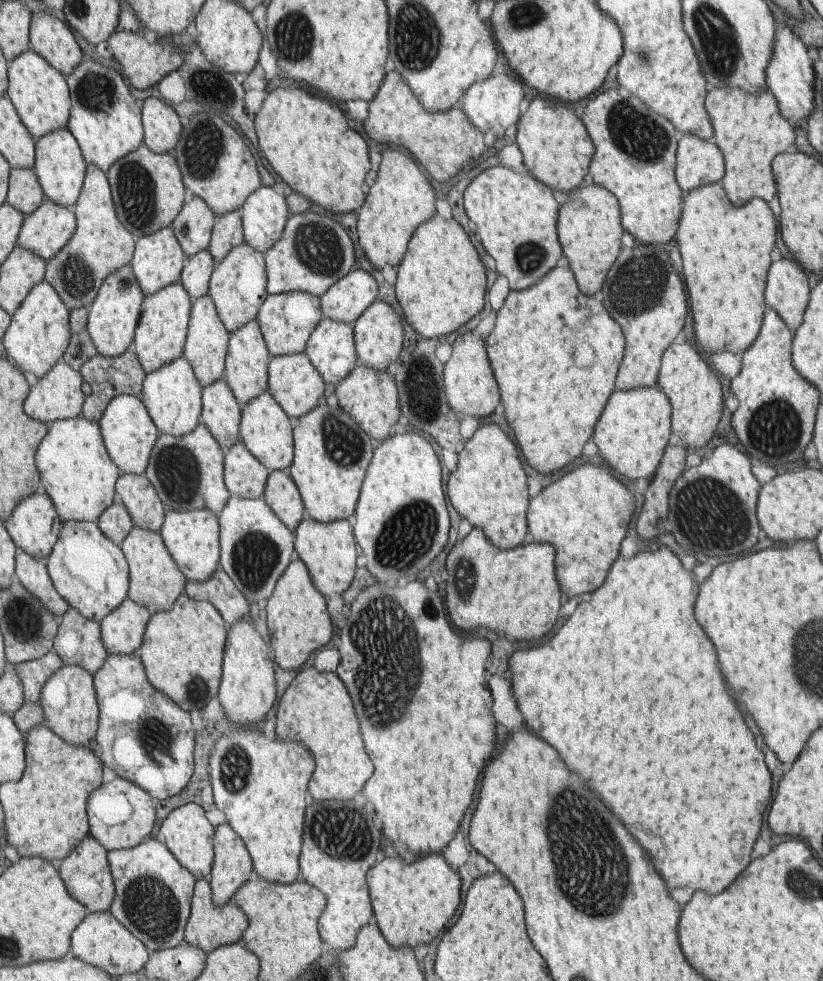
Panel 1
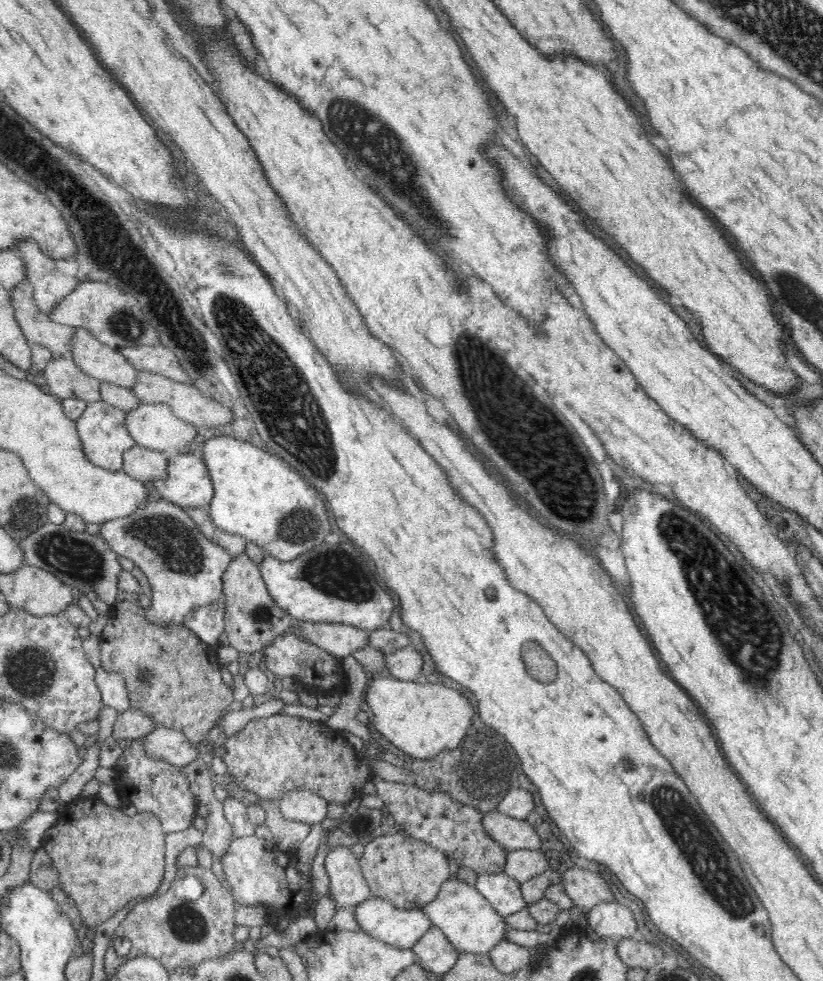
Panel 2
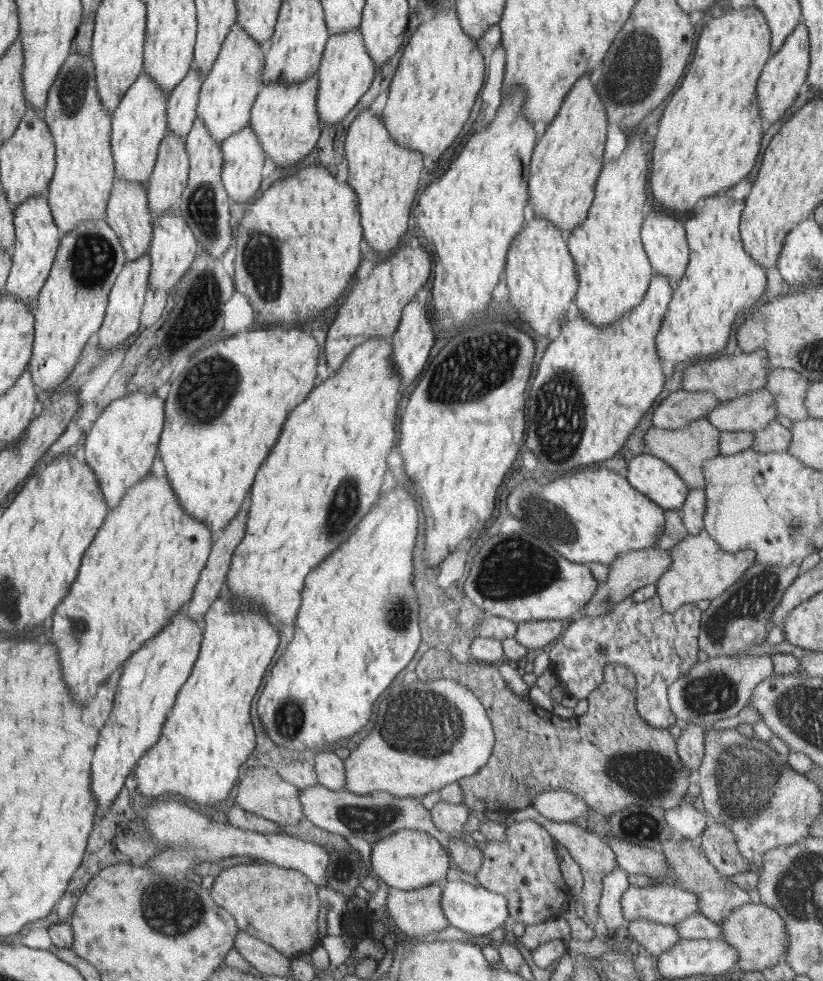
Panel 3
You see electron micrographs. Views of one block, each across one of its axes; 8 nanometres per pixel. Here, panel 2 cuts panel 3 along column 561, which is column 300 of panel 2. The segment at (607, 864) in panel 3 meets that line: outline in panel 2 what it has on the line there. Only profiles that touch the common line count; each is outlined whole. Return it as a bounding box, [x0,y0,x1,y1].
[262,799,311,850]

